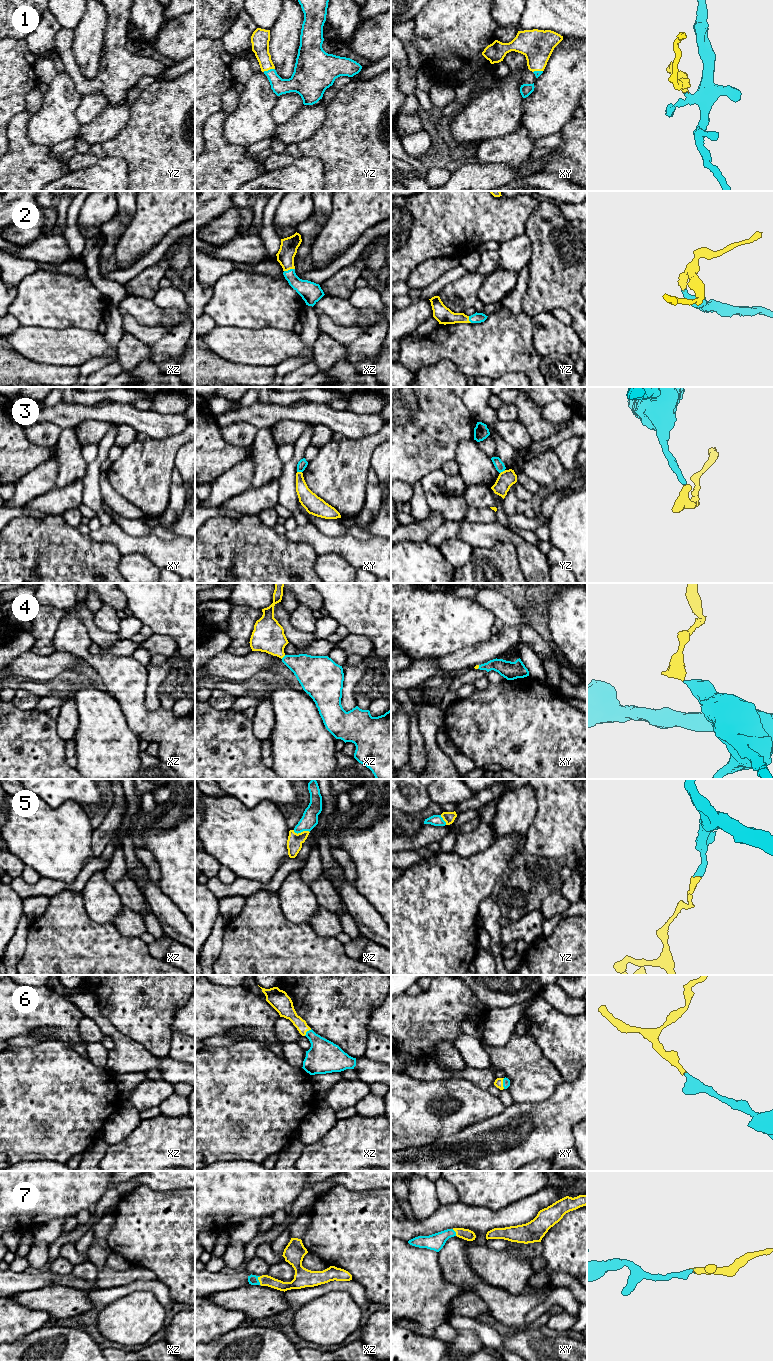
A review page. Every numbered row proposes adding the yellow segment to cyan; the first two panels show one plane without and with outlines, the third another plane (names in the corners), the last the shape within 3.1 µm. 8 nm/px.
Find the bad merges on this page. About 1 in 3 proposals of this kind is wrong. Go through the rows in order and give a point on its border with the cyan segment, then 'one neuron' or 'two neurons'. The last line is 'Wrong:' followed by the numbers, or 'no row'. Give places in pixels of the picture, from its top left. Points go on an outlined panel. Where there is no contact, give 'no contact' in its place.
1: yz (268, 70) | one neuron
2: xz (290, 269) | one neuron
3: yz (502, 471) | two neurons
4: xz (284, 656) | one neuron
5: xz (301, 831) | one neuron
6: xy (503, 1083) | one neuron
7: xz (258, 1280) | one neuron
Wrong: 3

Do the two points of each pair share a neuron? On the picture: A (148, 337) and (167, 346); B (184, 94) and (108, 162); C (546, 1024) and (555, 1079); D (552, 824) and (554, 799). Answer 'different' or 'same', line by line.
A: different
B: different
C: different
D: same

